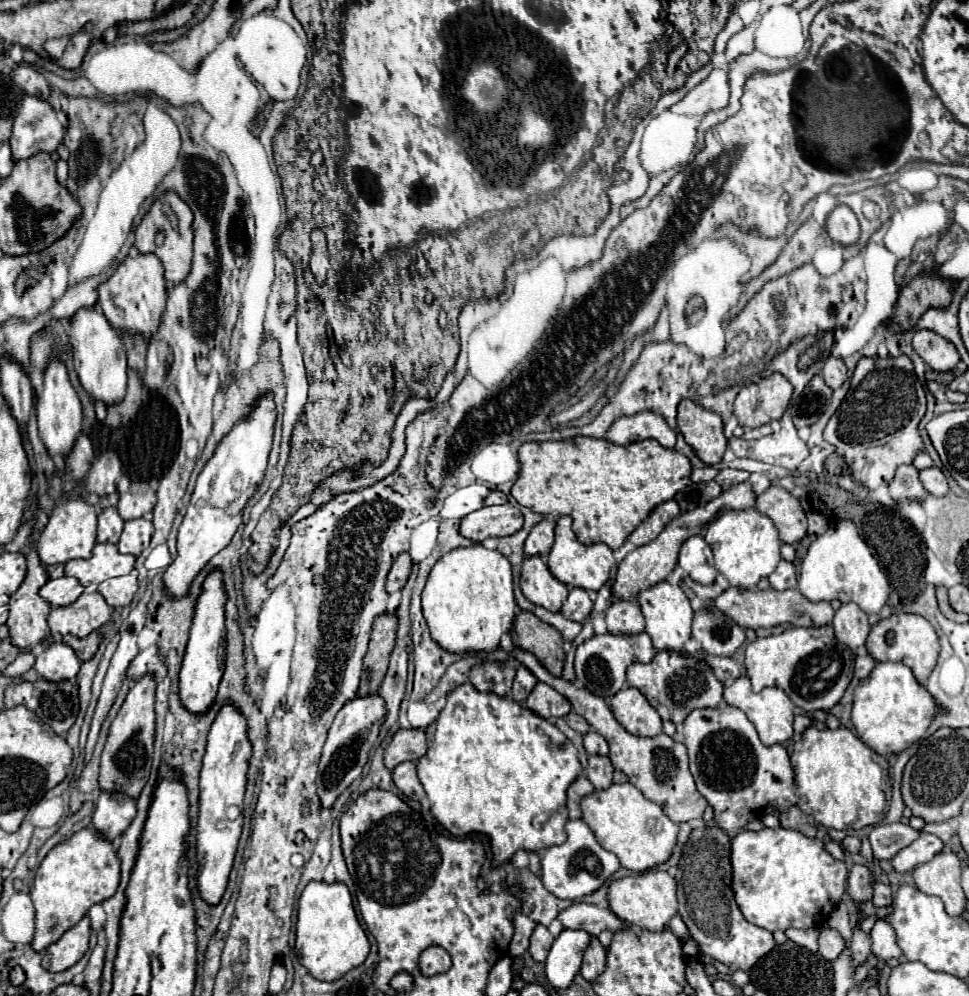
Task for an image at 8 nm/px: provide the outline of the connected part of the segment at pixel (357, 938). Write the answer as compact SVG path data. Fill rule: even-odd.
M308 882L298 900L295 951L300 964L318 980L338 980L348 970L360 966L368 956L370 944L356 918L352 896L342 882Z

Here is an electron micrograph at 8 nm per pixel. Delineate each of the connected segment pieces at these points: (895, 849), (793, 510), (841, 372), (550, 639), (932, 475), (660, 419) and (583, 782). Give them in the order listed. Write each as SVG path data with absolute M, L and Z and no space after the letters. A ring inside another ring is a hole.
M878 824L870 832L870 844L876 860L892 860L902 848L910 846L918 838L918 830L908 824Z
M770 486L756 498L756 510L772 518L784 544L800 542L806 536L806 514L800 502L788 490Z
M830 356L830 358L826 360L824 368L822 368L822 378L824 378L824 382L826 382L832 390L840 388L840 386L844 384L844 380L846 380L846 364L844 364L844 360Z
M520 612L514 620L510 636L514 646L530 650L554 676L562 676L564 650L562 636L556 628L550 628L550 624L542 624L542 620L530 616L530 612Z
M936 466L920 470L920 480L922 480L924 488L926 488L932 496L944 496L944 494L948 492L948 482L946 482L942 470L936 468Z
M650 410L618 418L606 434L606 440L622 446L646 438L658 440L664 448L674 448L676 444L676 432L666 424L666 418Z
M580 774L568 788L568 814L570 818L580 818L580 798L584 798L586 794L592 794L594 792L594 786L590 784L590 780Z

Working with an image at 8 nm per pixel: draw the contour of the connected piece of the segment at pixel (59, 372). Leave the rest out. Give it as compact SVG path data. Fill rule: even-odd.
M52 358L44 370L44 386L42 392L36 396L36 416L39 436L50 456L66 456L74 446L74 440L82 432L82 404L74 386L70 384L66 366L58 358Z

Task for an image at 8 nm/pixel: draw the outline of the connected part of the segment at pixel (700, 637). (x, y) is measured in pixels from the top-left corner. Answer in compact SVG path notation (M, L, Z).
M712 602L694 614L692 636L714 656L732 656L746 640L744 628L730 622Z

